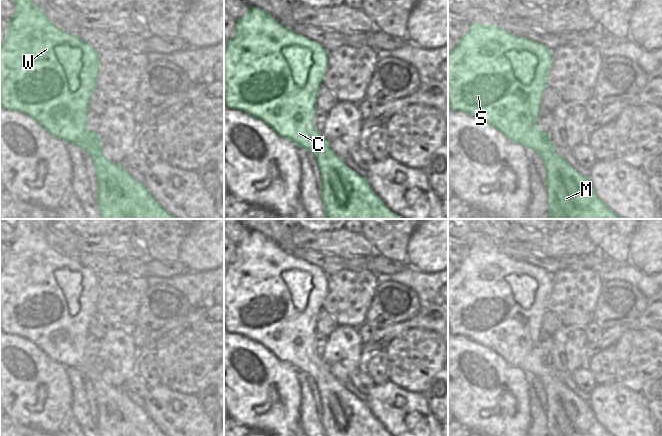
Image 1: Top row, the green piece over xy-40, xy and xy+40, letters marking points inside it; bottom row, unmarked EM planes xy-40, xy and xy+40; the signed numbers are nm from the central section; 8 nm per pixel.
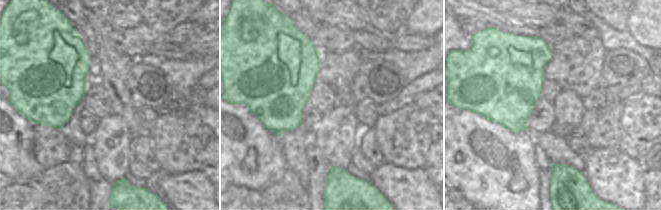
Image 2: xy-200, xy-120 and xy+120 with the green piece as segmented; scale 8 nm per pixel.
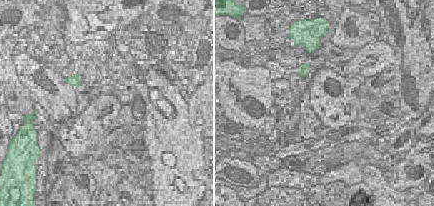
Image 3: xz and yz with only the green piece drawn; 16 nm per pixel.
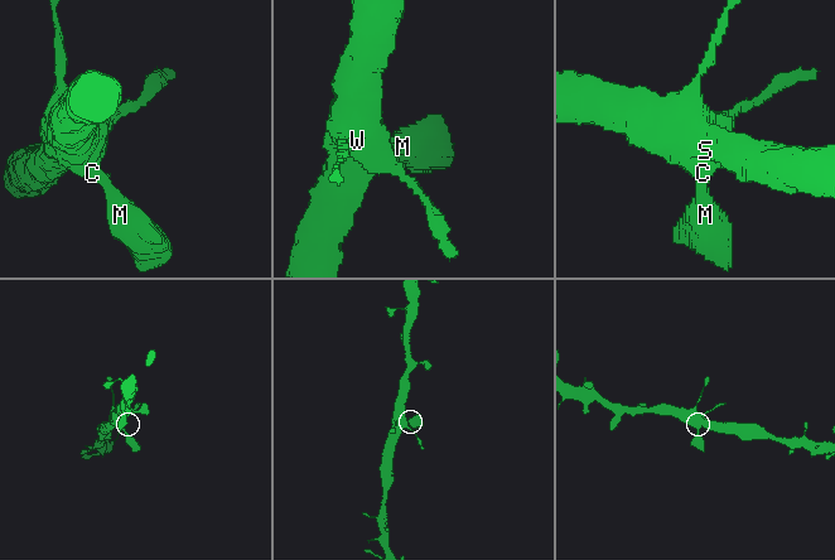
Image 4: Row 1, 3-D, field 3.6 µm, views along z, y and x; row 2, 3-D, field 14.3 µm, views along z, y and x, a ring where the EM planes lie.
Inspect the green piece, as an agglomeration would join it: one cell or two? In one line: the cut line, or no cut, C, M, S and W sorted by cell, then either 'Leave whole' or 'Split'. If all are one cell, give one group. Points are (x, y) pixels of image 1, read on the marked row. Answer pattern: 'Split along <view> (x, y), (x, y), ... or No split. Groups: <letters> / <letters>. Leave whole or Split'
No split. Groups: C M S W. Leave whole

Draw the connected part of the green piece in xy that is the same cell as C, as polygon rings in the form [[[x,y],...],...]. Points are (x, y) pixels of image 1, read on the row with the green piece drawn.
[[[249,7],[249,10],[237,21],[235,26],[235,34],[232,39],[227,42],[224,49],[224,104],[230,109],[238,109],[244,111],[252,117],[260,119],[268,125],[277,135],[284,137],[288,141],[294,143],[297,147],[304,147],[311,152],[319,166],[321,172],[321,202],[325,208],[327,219],[404,219],[392,211],[390,211],[383,201],[375,194],[367,179],[360,177],[355,171],[350,169],[344,160],[338,157],[330,148],[325,137],[313,126],[313,116],[315,114],[315,102],[317,100],[317,92],[322,85],[323,76],[327,70],[327,51],[316,41],[312,41],[302,35],[298,35],[288,28],[282,27],[271,15],[258,7]]]

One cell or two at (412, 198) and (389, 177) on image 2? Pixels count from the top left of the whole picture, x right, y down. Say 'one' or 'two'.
one

